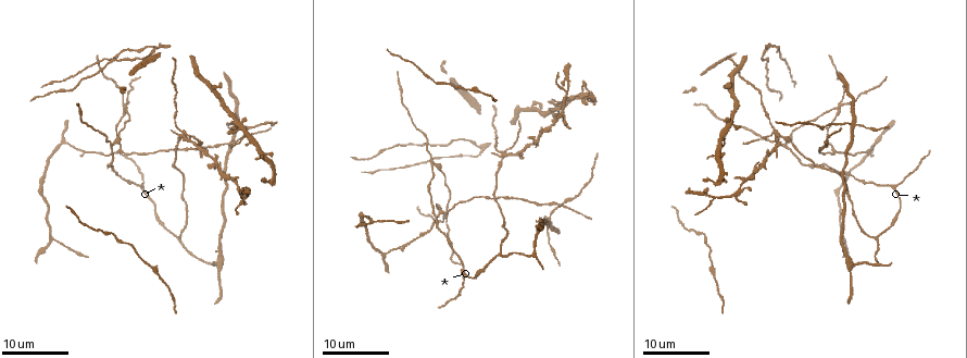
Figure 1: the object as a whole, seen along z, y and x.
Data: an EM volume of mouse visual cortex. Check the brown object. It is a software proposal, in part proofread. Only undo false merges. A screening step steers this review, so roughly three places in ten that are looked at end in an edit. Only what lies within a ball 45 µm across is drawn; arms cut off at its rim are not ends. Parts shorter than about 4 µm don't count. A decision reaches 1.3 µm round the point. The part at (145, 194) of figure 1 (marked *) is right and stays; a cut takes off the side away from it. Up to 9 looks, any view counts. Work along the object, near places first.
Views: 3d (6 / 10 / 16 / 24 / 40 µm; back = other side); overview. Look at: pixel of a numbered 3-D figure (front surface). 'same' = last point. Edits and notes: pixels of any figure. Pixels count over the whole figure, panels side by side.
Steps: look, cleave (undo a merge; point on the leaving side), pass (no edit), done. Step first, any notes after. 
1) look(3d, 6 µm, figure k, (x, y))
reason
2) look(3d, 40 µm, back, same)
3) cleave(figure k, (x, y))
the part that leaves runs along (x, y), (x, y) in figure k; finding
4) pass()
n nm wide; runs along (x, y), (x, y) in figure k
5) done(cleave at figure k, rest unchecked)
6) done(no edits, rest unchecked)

look(3d, 16 µm, figure 1, (499, 254))
side arm on a straight run

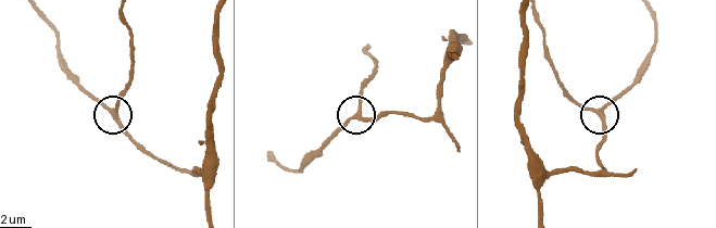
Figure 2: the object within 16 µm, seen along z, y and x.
look(3d, 10 µm, figure 2, (118, 116))

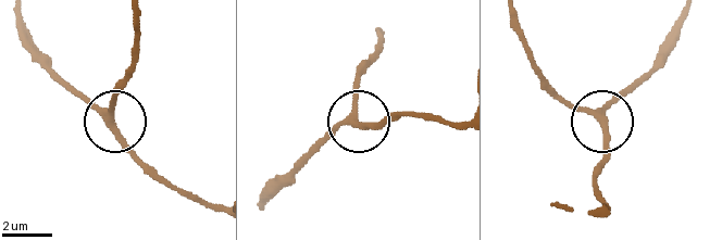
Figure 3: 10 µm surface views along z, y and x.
pass()
side arm 44 µm; 3 arms; one neuron here

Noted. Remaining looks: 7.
look(3d, 16 µm, figure 1, (838, 107))
four-way junction

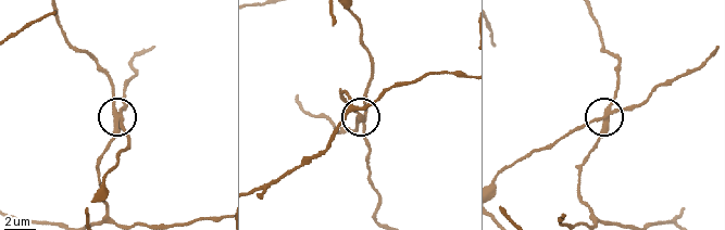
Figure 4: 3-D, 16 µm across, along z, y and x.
look(3d, 6 µm, figure 4, (606, 122))

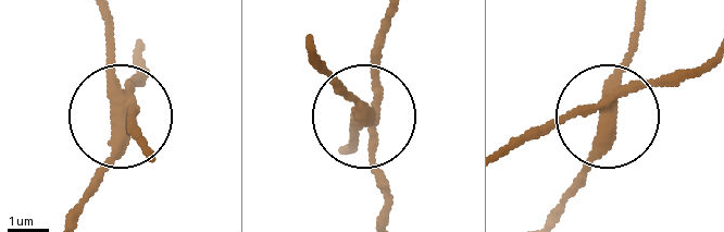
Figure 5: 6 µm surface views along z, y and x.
cleave(figure 5, (112, 44))
320 nm wide; the part that leaves runs along (120, 95), (107, 15) in figure 5; two neurons meet here

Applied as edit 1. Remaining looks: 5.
look(overview)

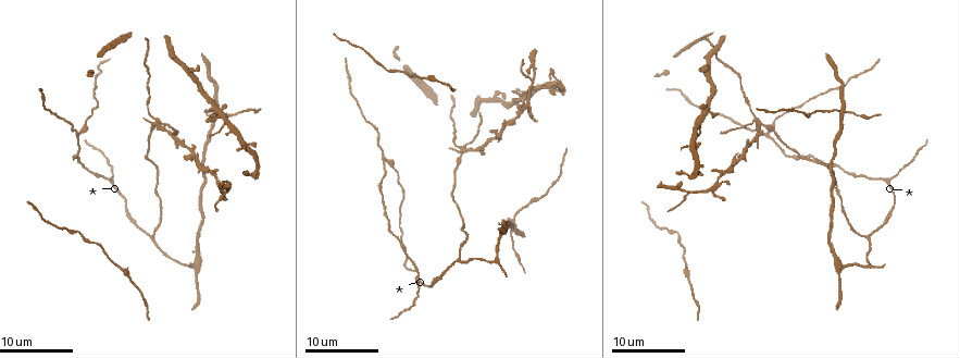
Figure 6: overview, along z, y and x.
look(3d, 16 µm, figure 6, (78, 135))

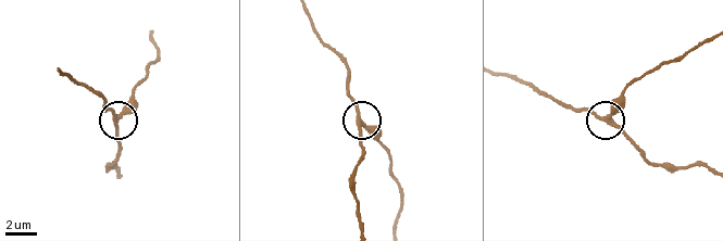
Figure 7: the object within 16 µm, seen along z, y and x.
look(3d, 6 µm, figure 7, (607, 115))
closer look

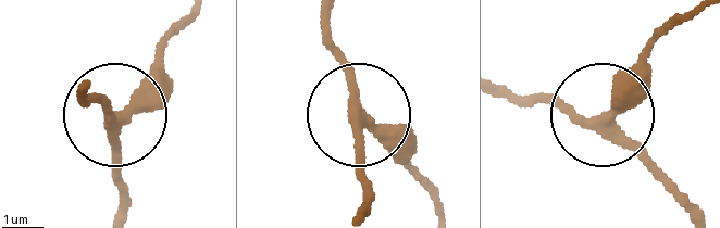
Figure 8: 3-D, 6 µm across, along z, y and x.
look(3d, 6 µm, back, figure 8, (365, 121))

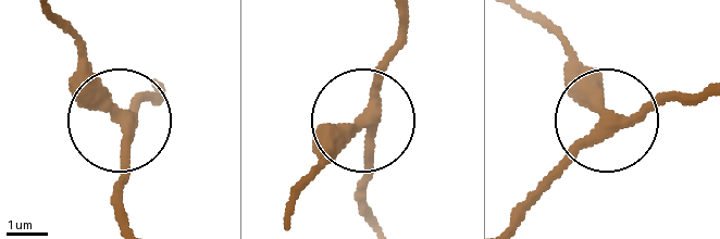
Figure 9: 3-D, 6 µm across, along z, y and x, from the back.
pass()
3 arms; runs along (372, 214), (362, 117), (400, 38) in figure 9; all the same neuron

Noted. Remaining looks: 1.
done(cleave at figure 5, rest unchecked)

